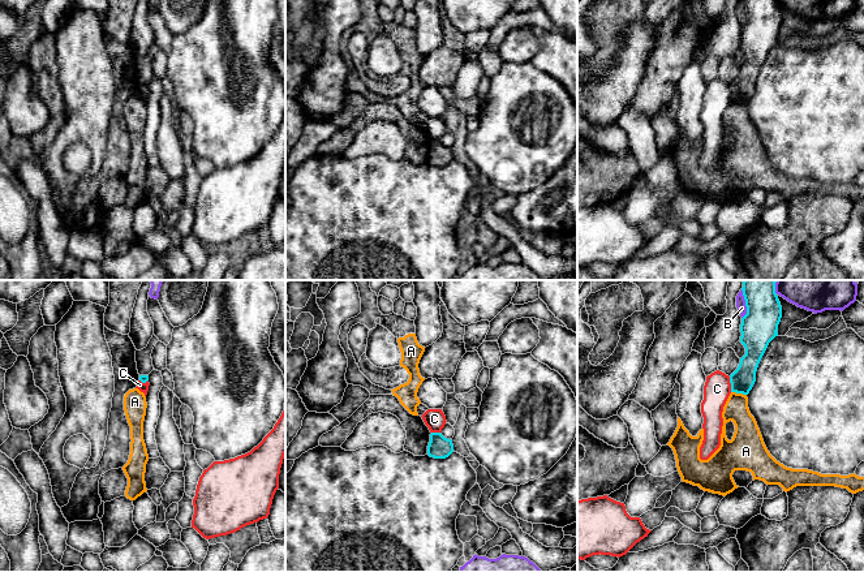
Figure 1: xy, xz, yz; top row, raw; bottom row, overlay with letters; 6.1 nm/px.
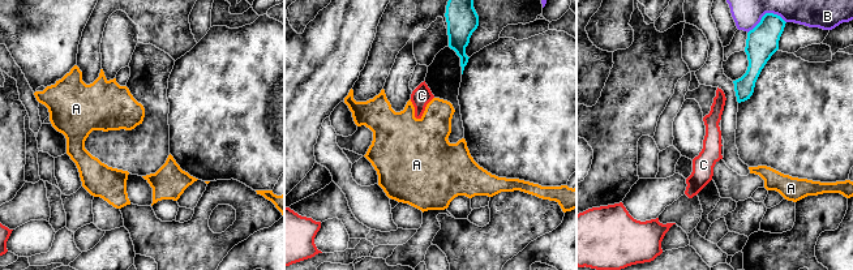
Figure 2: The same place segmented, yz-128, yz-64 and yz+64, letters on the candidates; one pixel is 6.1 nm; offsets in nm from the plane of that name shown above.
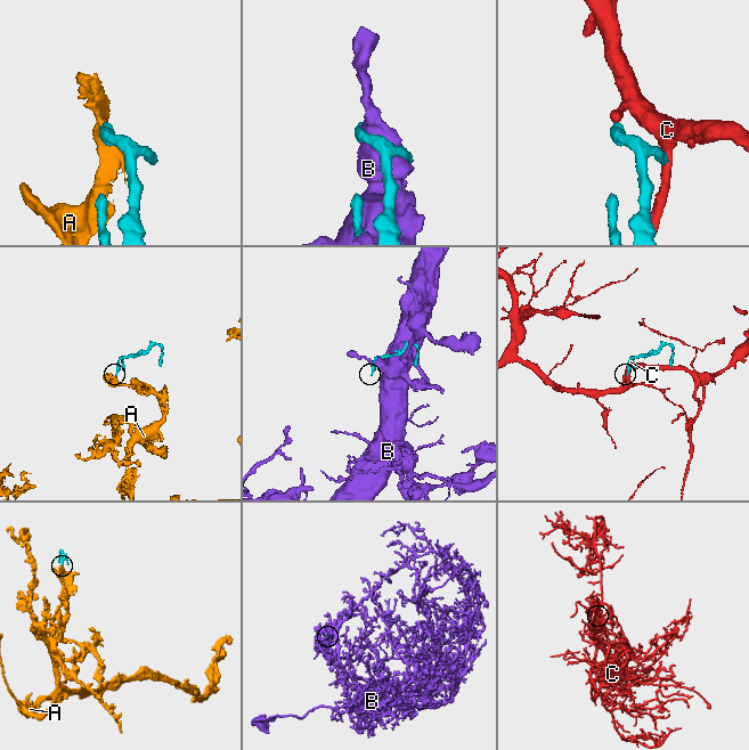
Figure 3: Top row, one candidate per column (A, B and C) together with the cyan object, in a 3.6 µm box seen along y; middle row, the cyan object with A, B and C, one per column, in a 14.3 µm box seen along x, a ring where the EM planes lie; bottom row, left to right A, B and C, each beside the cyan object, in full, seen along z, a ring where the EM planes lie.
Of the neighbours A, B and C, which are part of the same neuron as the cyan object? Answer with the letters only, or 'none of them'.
none of them

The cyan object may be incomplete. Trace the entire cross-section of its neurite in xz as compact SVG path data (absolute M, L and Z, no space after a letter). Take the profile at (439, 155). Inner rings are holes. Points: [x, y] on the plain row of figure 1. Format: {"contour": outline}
{"contour": "M431 141L427 154L427 163L434 167L446 167L454 160L451 147L444 146L440 141Z"}

